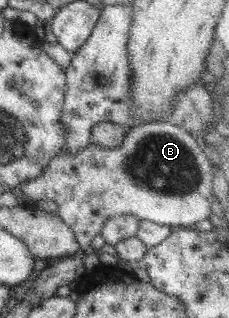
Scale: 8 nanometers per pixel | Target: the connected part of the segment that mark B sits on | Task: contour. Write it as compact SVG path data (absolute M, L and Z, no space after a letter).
M151 122L134 126L124 134L119 147L102 148L90 143L78 152L58 153L43 168L35 179L24 181L17 189L30 201L50 200L57 205L57 214L78 242L81 250L90 250L90 241L100 233L106 220L112 216L130 214L140 220L178 227L193 227L193 224L210 215L210 202L213 196L212 164L200 149L200 141L182 127L166 122Z

